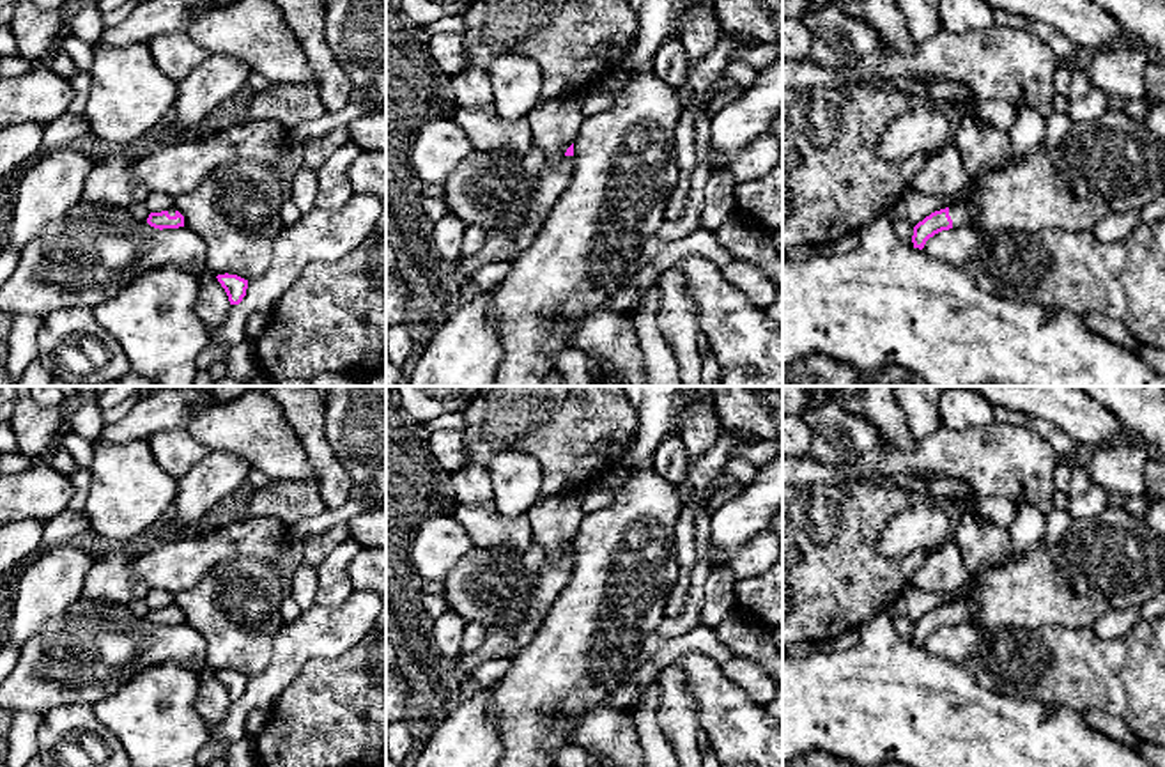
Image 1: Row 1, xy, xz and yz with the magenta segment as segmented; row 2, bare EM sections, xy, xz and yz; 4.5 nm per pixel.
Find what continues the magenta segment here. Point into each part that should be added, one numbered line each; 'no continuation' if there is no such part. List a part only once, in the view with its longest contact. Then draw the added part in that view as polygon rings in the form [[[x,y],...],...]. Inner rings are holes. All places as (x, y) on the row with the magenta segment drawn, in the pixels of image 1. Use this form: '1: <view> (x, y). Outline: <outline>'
1: yz (960, 215). Outline: [[[953,205],[949,207],[949,216],[953,220],[953,227],[965,227],[972,225],[976,213],[965,205]]]

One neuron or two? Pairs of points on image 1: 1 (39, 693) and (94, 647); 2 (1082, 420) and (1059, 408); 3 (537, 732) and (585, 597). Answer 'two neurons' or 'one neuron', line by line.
1: one neuron
2: one neuron
3: one neuron

